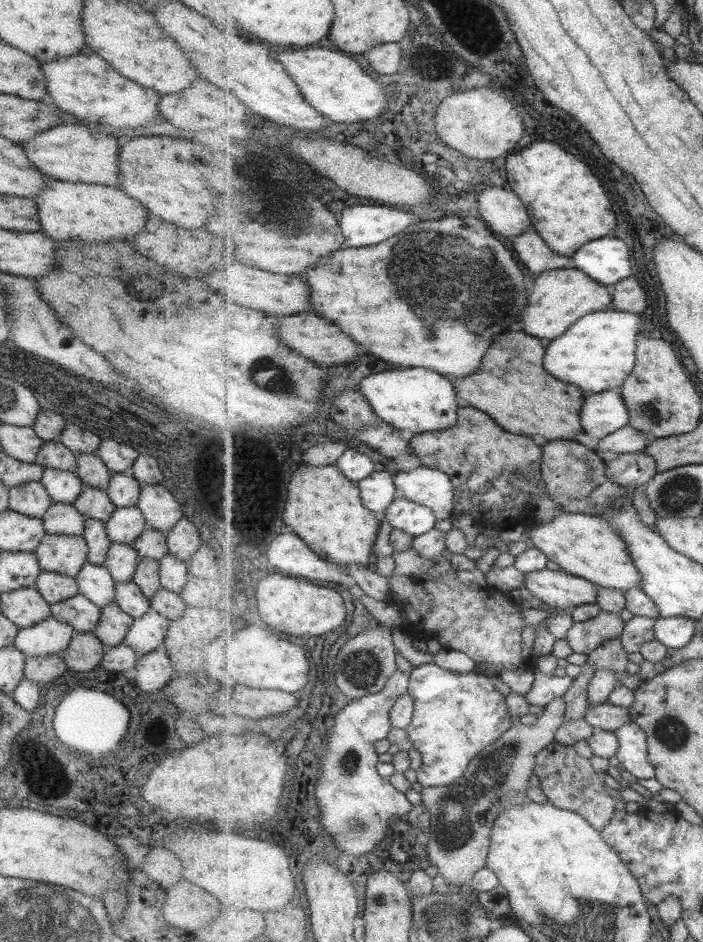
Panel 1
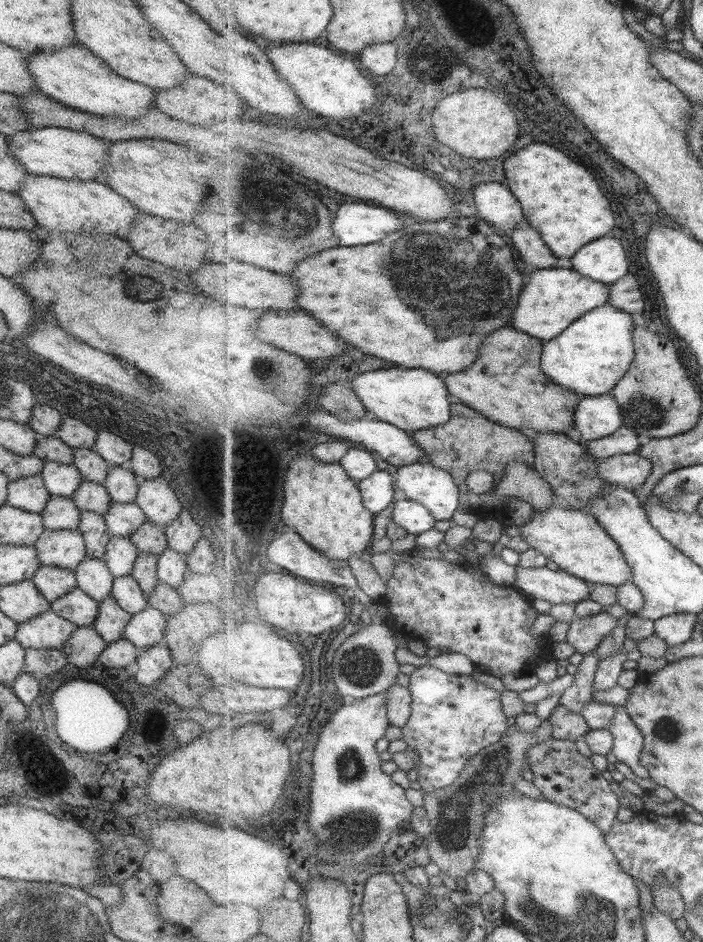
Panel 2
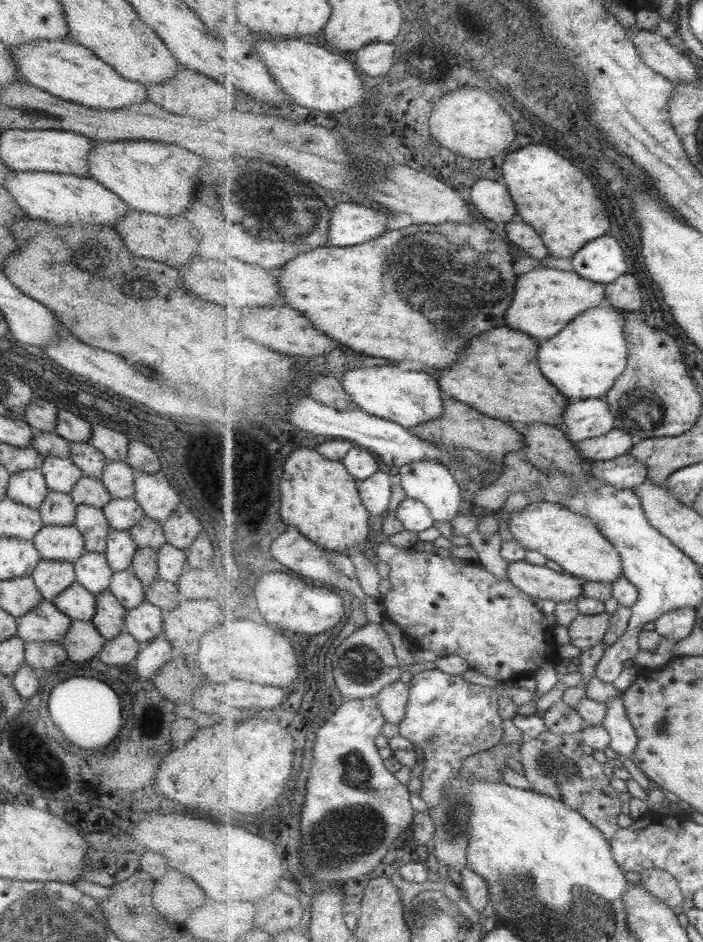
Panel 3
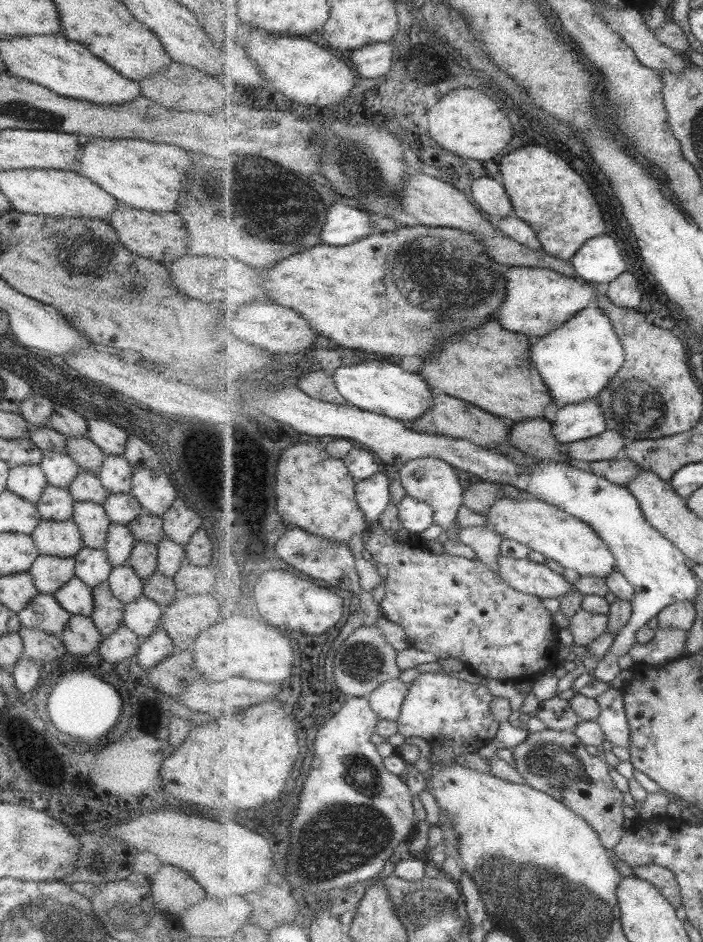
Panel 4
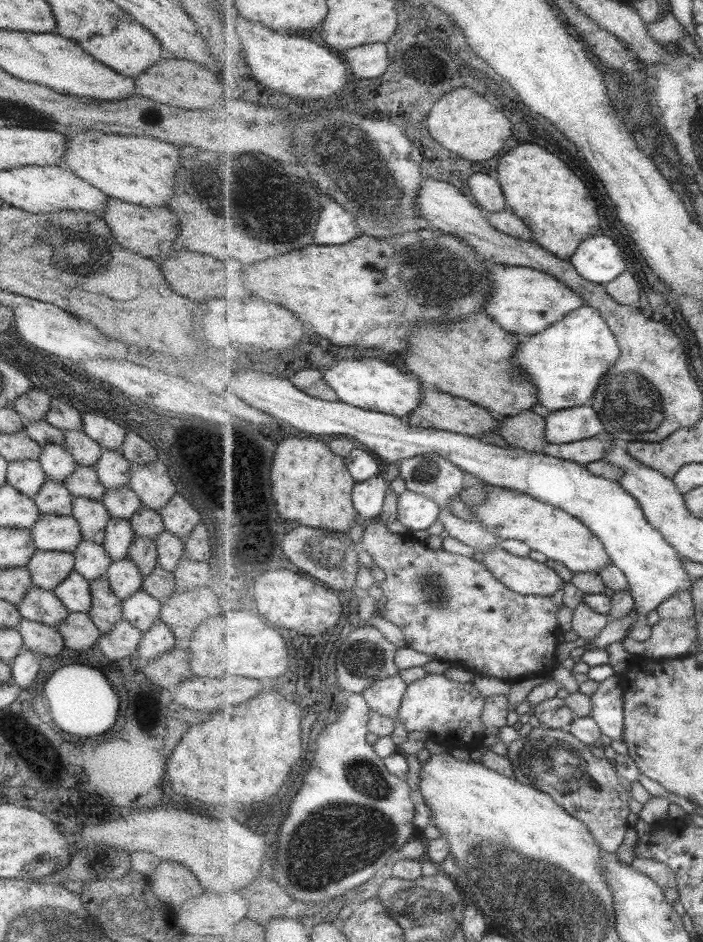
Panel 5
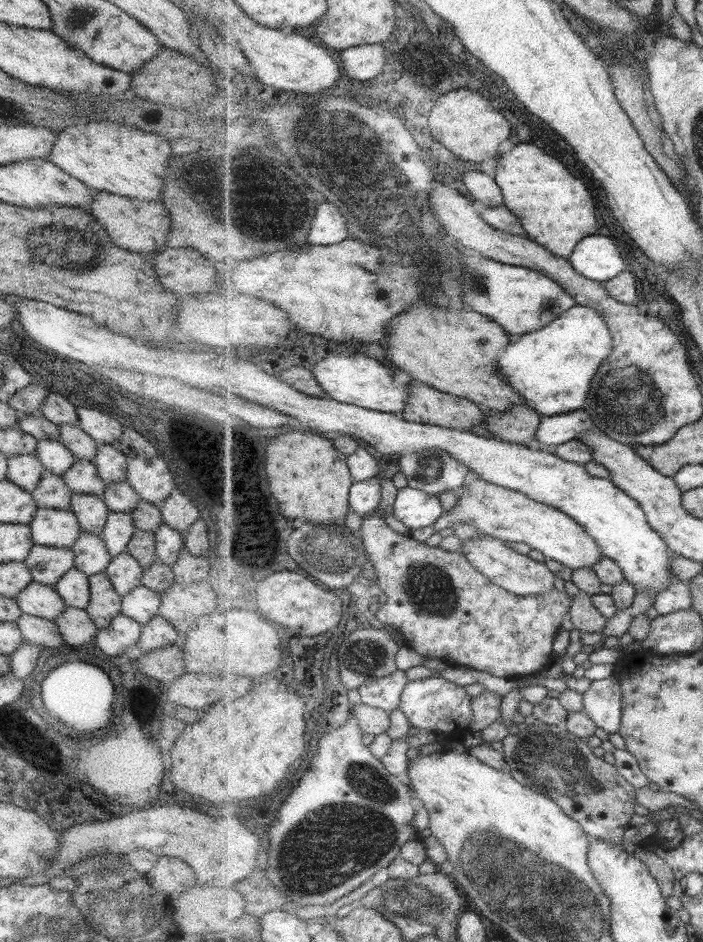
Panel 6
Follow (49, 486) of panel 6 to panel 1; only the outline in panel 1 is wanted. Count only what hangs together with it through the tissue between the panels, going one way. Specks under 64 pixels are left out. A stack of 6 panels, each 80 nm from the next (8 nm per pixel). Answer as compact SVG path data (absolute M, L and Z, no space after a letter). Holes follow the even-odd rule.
M52 502L41 518L46 534L70 534L82 536L84 516L72 504Z

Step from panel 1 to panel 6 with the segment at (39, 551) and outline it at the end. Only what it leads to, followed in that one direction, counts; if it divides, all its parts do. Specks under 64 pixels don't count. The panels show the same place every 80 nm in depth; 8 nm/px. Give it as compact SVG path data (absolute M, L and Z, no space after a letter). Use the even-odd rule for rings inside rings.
M37 508L28 525L32 544L39 546L71 549L81 531L72 511L63 509Z

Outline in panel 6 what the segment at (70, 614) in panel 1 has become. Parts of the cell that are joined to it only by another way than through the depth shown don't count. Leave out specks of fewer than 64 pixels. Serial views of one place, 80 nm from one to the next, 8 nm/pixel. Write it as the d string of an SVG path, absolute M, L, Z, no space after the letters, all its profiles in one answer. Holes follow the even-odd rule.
M74 566L57 580L53 590L61 597L65 607L87 609L89 603L88 577Z

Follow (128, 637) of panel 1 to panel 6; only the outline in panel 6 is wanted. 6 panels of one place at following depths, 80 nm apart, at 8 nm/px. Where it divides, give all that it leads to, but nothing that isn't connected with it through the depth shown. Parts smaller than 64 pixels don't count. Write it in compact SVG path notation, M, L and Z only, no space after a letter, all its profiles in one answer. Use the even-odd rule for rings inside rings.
M139 584L121 597L120 614L143 626L157 615L159 604L160 596Z

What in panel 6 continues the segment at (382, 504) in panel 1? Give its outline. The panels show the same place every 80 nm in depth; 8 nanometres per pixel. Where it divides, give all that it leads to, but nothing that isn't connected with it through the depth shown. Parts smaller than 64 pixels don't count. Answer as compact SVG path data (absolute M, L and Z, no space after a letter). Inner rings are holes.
M380 476L363 482L355 482L350 492L350 505L361 516L369 516L379 511L382 503L382 481Z

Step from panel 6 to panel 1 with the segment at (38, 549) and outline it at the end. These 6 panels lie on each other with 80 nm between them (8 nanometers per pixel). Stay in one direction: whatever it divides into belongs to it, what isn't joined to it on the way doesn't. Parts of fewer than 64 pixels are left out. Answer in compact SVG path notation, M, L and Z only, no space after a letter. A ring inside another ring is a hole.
M40 570L33 584L37 593L50 606L77 595L78 587L74 578Z

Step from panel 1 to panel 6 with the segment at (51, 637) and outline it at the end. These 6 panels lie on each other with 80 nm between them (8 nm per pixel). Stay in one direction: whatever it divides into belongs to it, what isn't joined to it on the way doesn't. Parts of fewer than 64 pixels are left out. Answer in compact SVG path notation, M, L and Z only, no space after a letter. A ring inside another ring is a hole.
M35 582L29 583L13 600L19 606L21 613L53 622L61 612L65 611L65 604L53 587Z

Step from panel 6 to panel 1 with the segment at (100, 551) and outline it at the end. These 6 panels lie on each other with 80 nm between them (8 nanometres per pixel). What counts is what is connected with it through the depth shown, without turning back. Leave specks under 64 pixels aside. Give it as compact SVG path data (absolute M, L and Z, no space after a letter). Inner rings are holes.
M86 562L74 577L79 594L85 596L100 610L114 603L113 589L115 582L111 579L107 568L102 564Z

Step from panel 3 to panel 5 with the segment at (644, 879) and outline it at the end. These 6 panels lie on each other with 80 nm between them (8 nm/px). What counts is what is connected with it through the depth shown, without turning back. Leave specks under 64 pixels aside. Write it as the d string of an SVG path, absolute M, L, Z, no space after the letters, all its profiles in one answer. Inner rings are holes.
M635 857L631 864L639 872L652 878L665 892L667 900L674 906L678 906L680 890L675 871L668 865L651 858Z

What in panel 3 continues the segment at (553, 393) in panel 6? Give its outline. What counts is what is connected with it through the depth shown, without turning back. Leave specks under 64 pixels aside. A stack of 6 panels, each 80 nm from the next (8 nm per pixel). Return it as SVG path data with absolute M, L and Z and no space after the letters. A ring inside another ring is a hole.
M608 303L586 310L572 320L559 336L541 344L542 373L571 402L604 398L628 367L630 348L626 339L629 329L625 328L626 323L623 312Z

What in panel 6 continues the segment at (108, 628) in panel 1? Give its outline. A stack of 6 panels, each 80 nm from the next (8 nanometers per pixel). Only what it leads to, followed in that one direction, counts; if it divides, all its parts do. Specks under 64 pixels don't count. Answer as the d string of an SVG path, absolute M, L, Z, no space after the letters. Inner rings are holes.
M104 572L88 578L89 603L85 613L101 630L107 628L112 619L120 614L121 597L113 591L113 586Z

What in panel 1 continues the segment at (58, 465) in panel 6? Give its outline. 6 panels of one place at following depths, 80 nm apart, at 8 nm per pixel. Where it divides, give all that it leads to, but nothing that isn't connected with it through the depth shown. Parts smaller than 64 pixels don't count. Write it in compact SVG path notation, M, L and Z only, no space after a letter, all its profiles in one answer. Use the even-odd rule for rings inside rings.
M43 468L39 482L44 486L52 502L72 504L81 494L83 484L75 470L55 470Z

